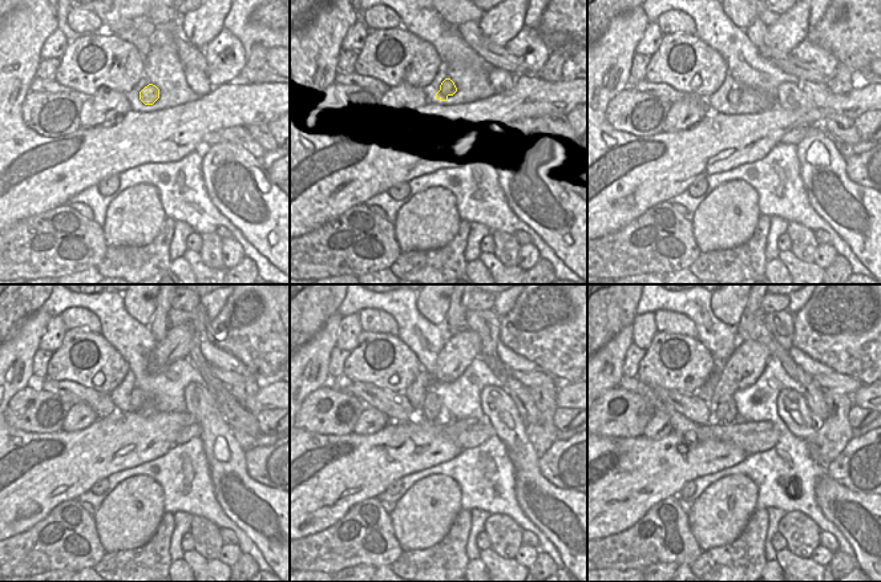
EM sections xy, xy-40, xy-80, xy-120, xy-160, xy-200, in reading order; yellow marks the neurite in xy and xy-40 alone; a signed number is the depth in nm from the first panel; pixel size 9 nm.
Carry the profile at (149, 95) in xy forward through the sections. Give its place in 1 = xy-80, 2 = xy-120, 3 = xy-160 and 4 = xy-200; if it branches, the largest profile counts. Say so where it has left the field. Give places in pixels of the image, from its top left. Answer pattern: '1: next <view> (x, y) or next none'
1: next xy-80 (734, 96)
2: next xy-120 (140, 401)
3: next xy-160 (432, 408)
4: next xy-200 (726, 412)

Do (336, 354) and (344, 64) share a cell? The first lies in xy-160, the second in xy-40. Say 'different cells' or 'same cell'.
same cell

